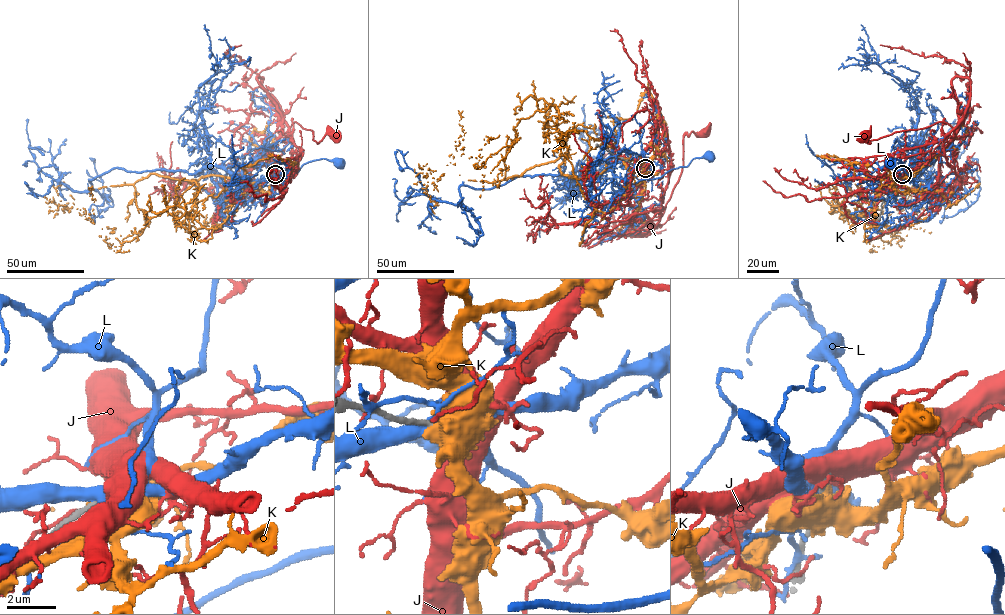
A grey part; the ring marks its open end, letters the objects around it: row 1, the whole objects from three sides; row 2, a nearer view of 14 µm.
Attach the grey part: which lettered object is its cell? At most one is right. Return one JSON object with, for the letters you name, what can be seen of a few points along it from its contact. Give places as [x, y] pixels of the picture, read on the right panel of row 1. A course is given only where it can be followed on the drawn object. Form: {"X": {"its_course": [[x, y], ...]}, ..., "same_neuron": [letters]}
{"same_neuron": []}

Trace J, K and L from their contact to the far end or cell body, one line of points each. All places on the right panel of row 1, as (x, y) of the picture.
J: (902, 175), (938, 151), (954, 130), (938, 122), (869, 143), (867, 134)
K: (901, 176), (886, 187), (906, 174), (912, 186), (869, 216), (888, 244), (882, 212), (947, 183)
L: (901, 176), (896, 184), (910, 180), (917, 186), (913, 184), (900, 160), (892, 158), (890, 163)

